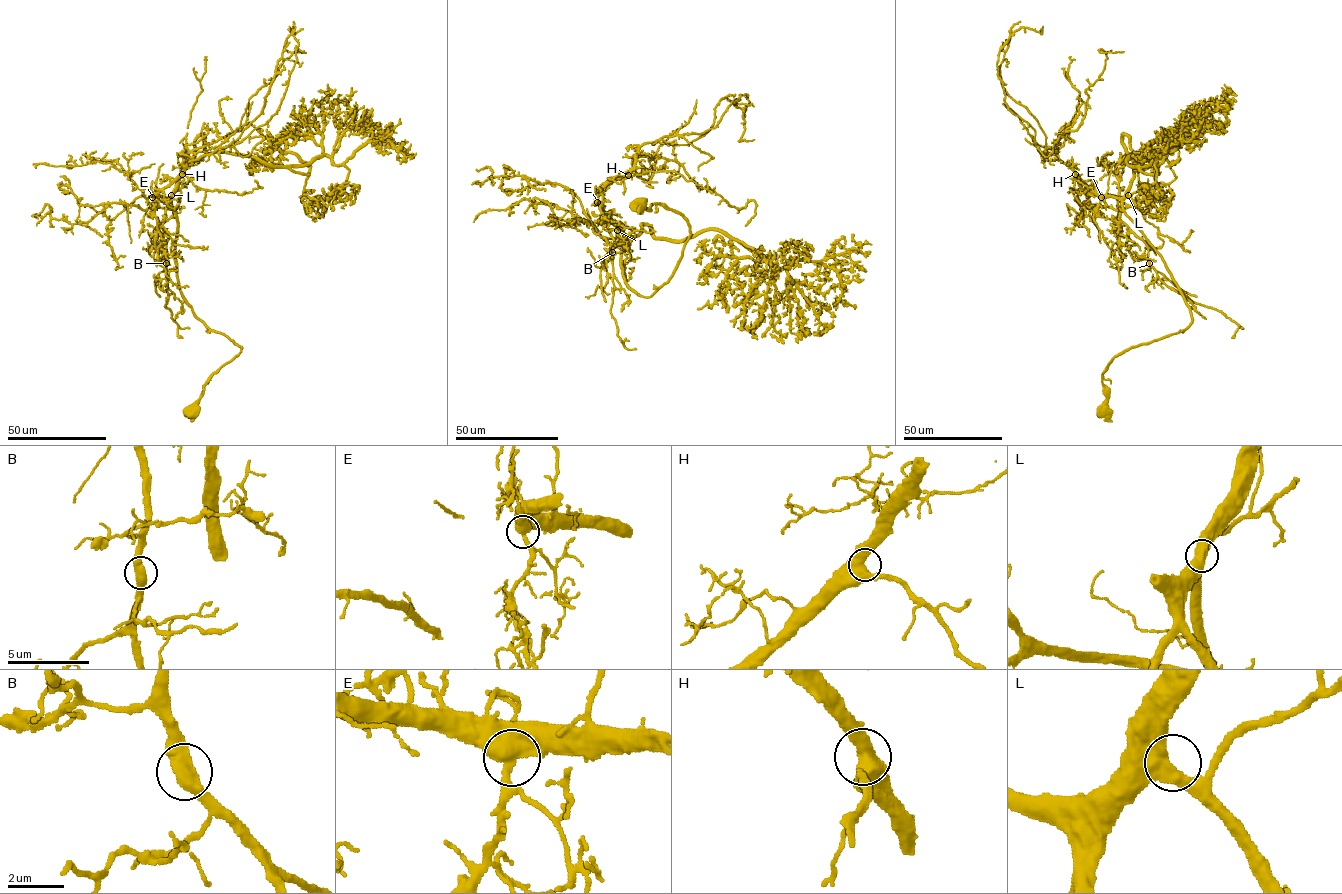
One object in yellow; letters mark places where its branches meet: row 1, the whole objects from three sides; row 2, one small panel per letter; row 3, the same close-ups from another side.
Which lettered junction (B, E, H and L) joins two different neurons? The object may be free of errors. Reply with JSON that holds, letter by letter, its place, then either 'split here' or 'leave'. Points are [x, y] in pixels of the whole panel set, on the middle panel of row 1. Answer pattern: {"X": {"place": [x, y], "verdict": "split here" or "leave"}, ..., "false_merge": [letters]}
{"B": {"place": [612, 252], "verdict": "leave"}, "E": {"place": [597, 202], "verdict": "leave"}, "H": {"place": [628, 175], "verdict": "leave"}, "L": {"place": [617, 230], "verdict": "leave"}, "false_merge": []}

